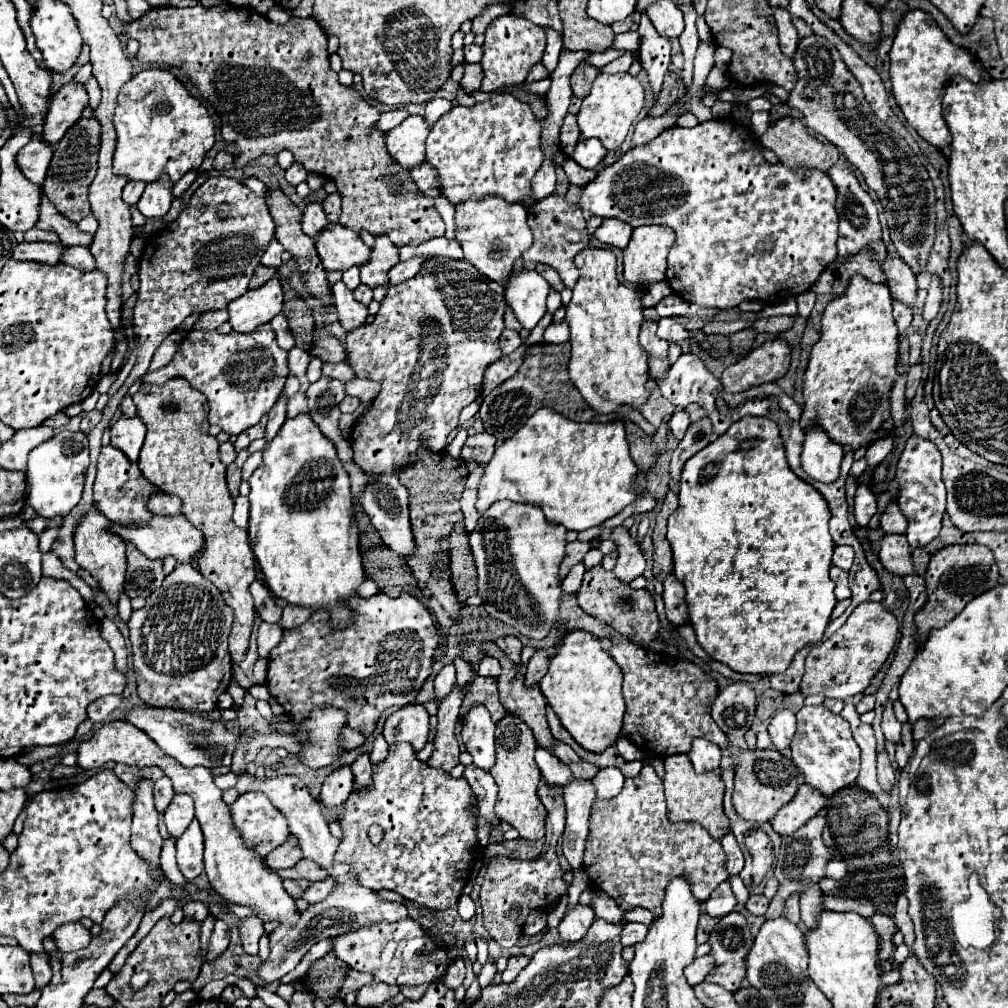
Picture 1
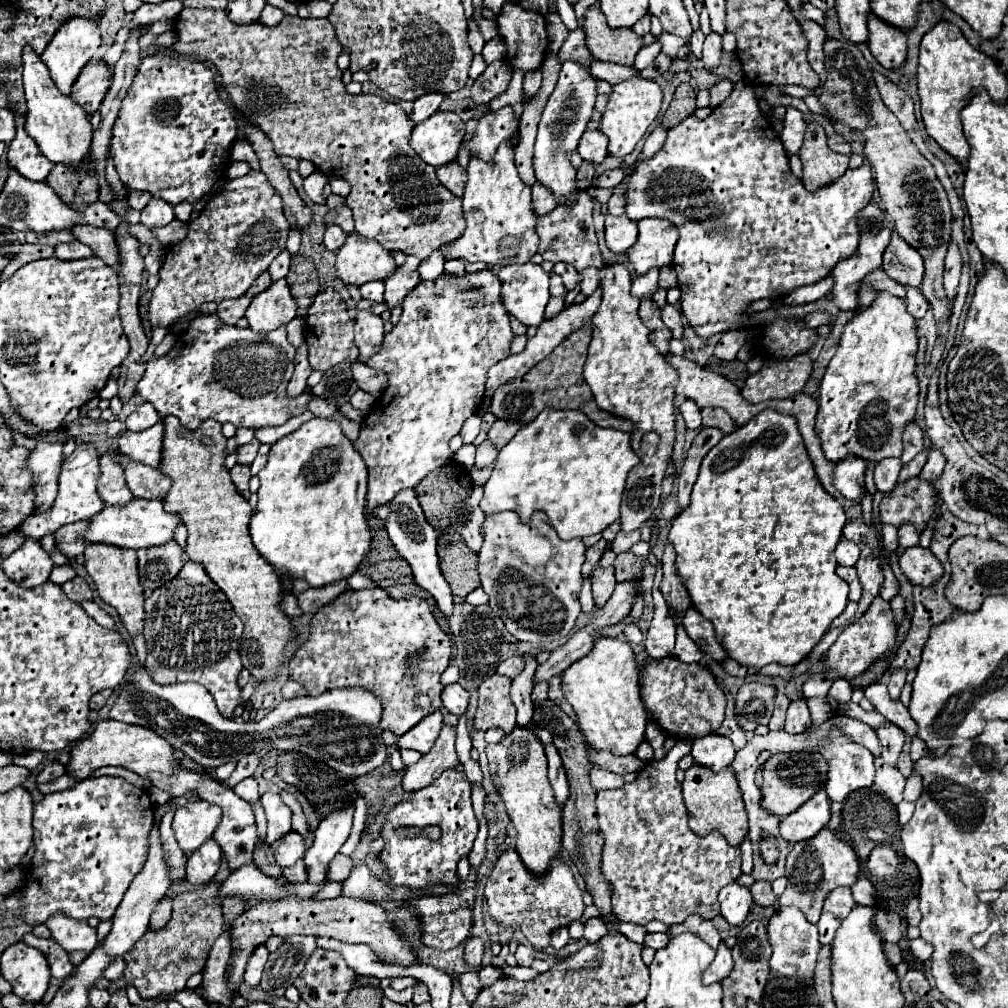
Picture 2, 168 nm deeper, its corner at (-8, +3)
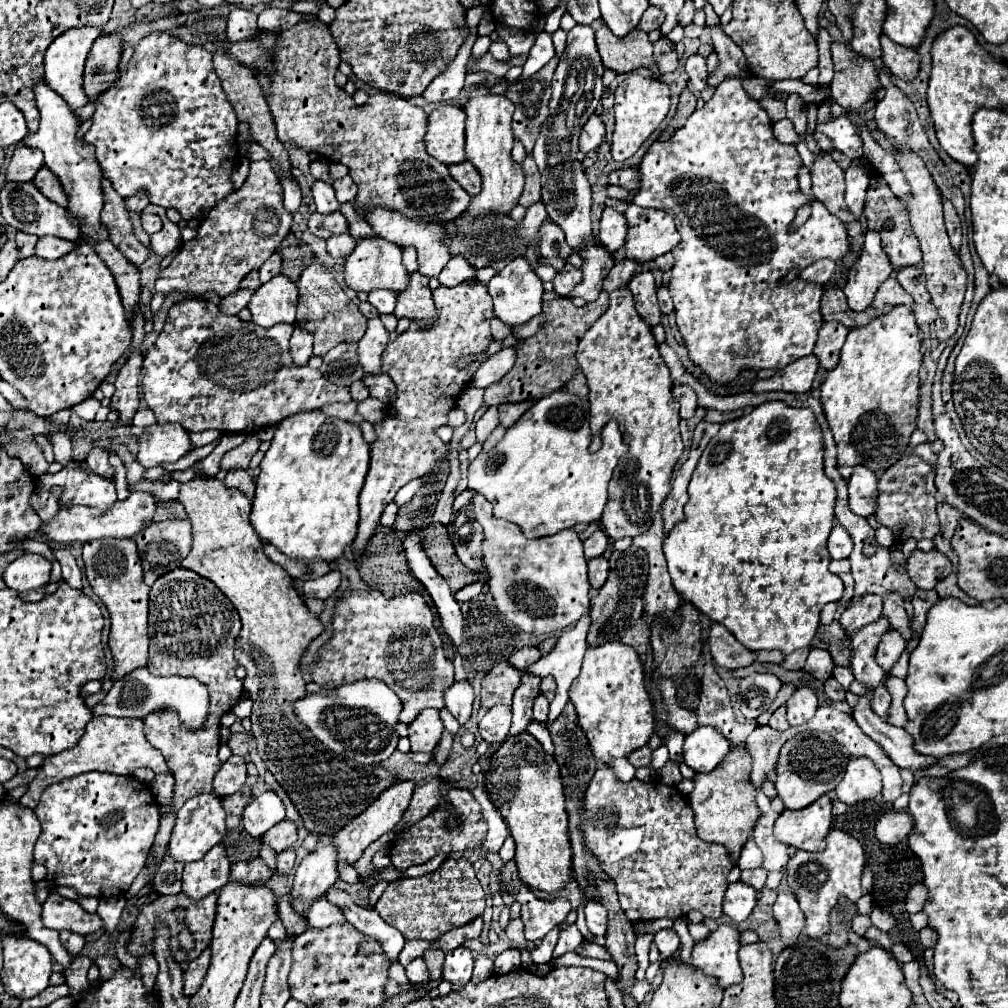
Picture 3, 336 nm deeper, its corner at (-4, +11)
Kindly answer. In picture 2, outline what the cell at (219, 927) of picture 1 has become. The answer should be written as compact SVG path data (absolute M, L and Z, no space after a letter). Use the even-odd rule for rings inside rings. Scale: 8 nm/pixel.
M223 932L207 958L207 964L203 968L203 998L205 1000L215 1000L217 1004L225 1004L229 1006L233 1000L227 992L227 982L225 982L225 970L227 970L227 962L231 958L231 948L229 948L229 932Z

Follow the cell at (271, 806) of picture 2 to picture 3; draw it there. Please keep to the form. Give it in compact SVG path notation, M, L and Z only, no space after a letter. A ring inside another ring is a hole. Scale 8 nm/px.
M271 790L255 796L243 812L243 828L251 836L263 836L281 820L285 820L285 804Z

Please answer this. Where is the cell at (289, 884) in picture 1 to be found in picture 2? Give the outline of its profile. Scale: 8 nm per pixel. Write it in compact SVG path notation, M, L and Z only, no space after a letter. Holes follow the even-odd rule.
M297 860L293 866L289 866L289 868L283 868L283 876L289 880L289 882L305 882L305 876L307 876L307 872L305 872L305 864L303 864L303 860Z

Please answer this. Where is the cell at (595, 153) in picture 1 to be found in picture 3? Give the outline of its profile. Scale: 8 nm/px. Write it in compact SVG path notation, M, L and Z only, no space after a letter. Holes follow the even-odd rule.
M591 116L587 120L587 124L583 126L581 130L581 138L579 138L579 150L581 152L591 152L591 150L597 150L599 144L605 140L605 126L601 122L599 116Z

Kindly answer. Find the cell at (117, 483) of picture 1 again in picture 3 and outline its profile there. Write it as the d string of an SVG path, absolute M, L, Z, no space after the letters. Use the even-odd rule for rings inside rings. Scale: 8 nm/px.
M95 446L95 448L89 452L89 468L91 468L95 474L103 476L103 478L109 478L109 480L115 478L115 468L109 464L109 454L107 454L103 448L97 448L97 446Z

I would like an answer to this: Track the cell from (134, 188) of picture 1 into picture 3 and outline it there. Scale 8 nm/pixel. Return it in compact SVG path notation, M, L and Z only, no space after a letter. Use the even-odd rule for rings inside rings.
M137 192L131 198L125 198L125 206L133 212L141 212L147 204L149 204L149 196L145 196L145 192Z

